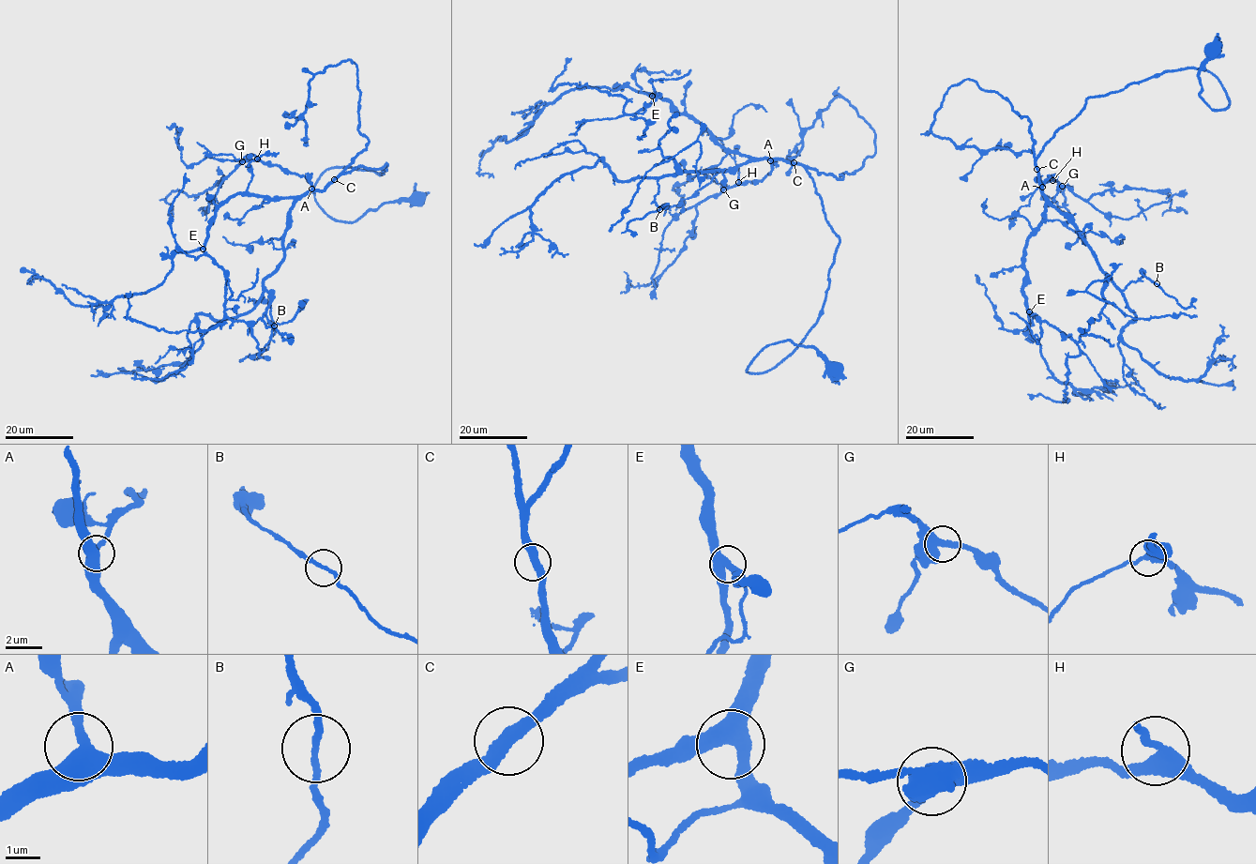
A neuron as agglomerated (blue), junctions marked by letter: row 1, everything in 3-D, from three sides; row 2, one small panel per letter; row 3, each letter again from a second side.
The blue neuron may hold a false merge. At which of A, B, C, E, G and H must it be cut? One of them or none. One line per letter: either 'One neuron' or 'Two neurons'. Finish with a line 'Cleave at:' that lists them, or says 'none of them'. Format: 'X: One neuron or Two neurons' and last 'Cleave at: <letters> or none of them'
A: One neuron
B: One neuron
C: One neuron
E: One neuron
G: One neuron
H: One neuron
Cleave at: none of them

